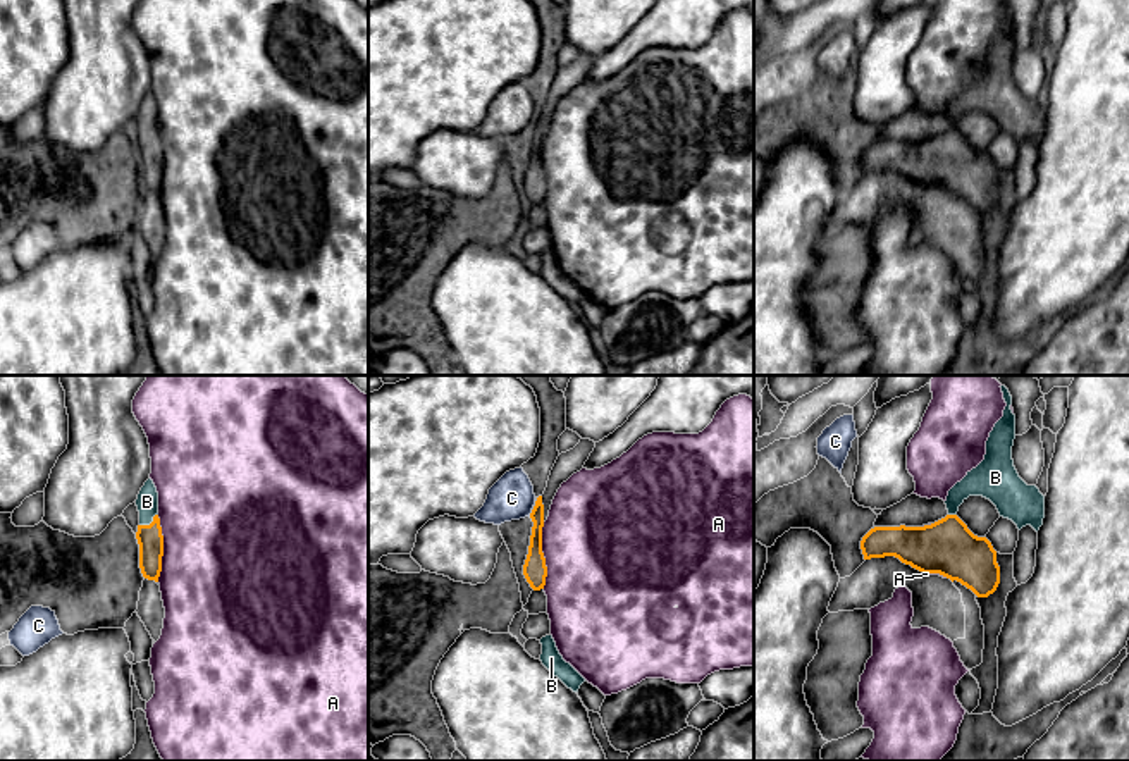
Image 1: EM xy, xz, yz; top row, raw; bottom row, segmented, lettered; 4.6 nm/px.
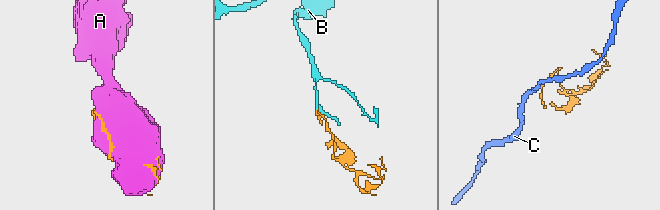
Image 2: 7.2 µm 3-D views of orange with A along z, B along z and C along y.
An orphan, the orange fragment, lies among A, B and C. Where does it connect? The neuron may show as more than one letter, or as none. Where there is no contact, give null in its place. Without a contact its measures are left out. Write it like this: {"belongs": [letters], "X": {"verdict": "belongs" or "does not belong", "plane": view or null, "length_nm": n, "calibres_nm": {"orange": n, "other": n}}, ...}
{"belongs": ["B"], "A": {"verdict": "does not belong", "plane": "xy", "length_nm": 320, "calibres_nm": {"orange": 120, "other": 500}}, "B": {"verdict": "belongs", "plane": "xy", "length_nm": 110, "calibres_nm": {"orange": 120, "other": 100}}, "C": {"verdict": "does not belong", "plane": "xz", "length_nm": 40, "calibres_nm": {"orange": 100, "other": 200}}}

